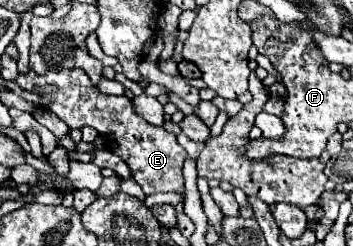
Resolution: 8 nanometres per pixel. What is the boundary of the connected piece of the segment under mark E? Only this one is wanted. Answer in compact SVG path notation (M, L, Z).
M73 68L73 70L51 70L49 74L45 76L37 76L33 70L29 74L19 74L17 78L17 84L25 90L33 90L35 86L43 86L43 84L57 84L59 90L55 94L49 94L51 98L51 104L47 106L49 110L53 110L69 128L81 128L81 126L93 126L101 136L105 136L107 140L107 148L113 152L113 146L115 152L127 162L127 166L131 168L133 172L133 180L143 188L145 194L155 194L155 192L183 192L183 174L181 174L181 166L183 166L183 160L185 160L185 150L181 150L175 134L167 132L163 126L151 126L147 124L141 116L135 114L133 110L133 104L127 96L105 96L99 92L99 88L95 88L91 82L89 82L89 76L81 70L81 68Z

